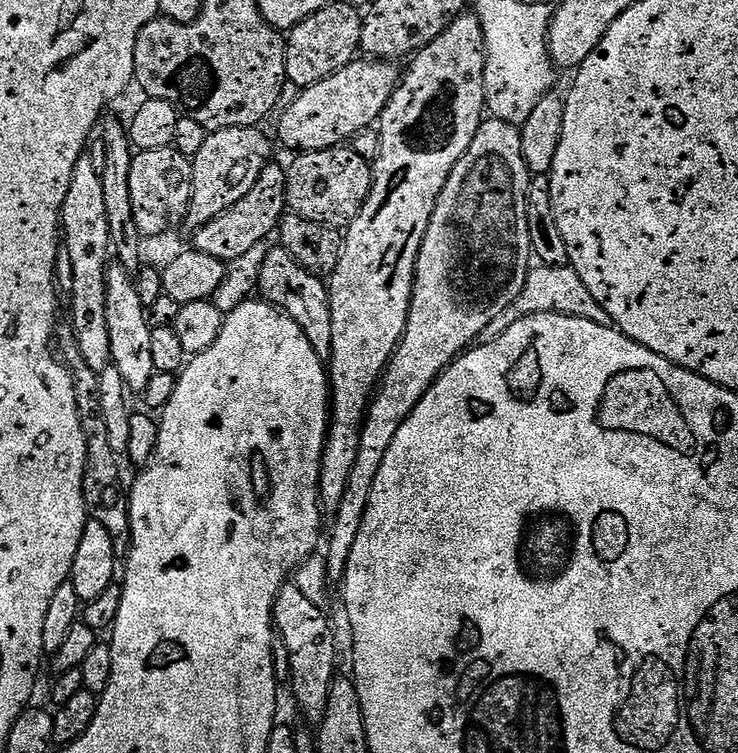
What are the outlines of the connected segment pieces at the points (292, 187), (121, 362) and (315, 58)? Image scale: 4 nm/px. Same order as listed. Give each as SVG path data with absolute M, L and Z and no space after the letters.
M339 146L317 152L305 152L297 155L292 165L287 165L288 198L287 207L293 213L310 222L326 224L337 230L347 229L352 219L362 210L366 198L372 189L372 164L364 156L359 156L350 146Z
M120 261L109 263L107 270L106 316L110 331L113 365L116 365L131 393L144 391L157 370L152 353L153 327L148 324L144 302L131 278L131 271Z
M329 2L302 24L297 24L286 36L286 55L288 58L287 79L303 90L312 84L322 82L327 76L335 74L340 68L357 59L362 34L362 12L352 4Z

